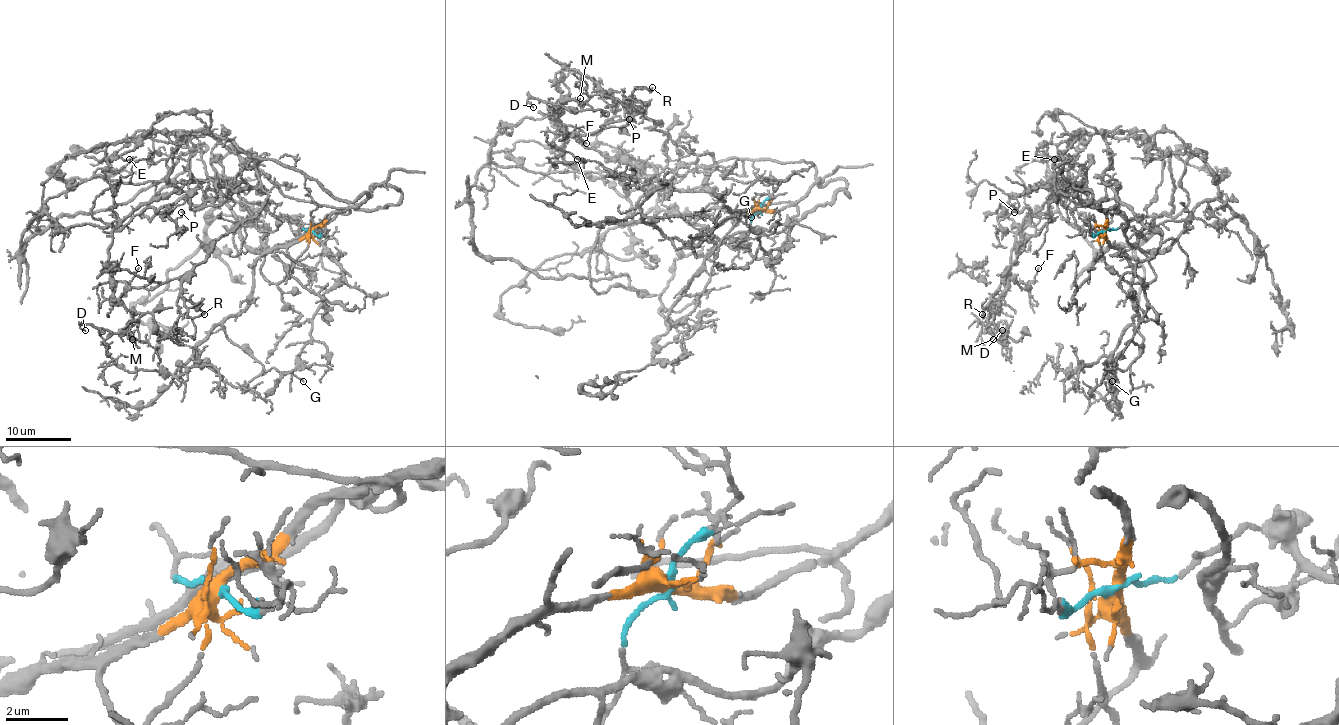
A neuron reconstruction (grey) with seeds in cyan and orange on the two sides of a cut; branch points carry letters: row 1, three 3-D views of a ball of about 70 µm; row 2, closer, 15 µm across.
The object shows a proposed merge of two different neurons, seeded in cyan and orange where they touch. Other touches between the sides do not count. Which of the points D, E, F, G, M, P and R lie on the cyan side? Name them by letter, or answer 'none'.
D, M, P

